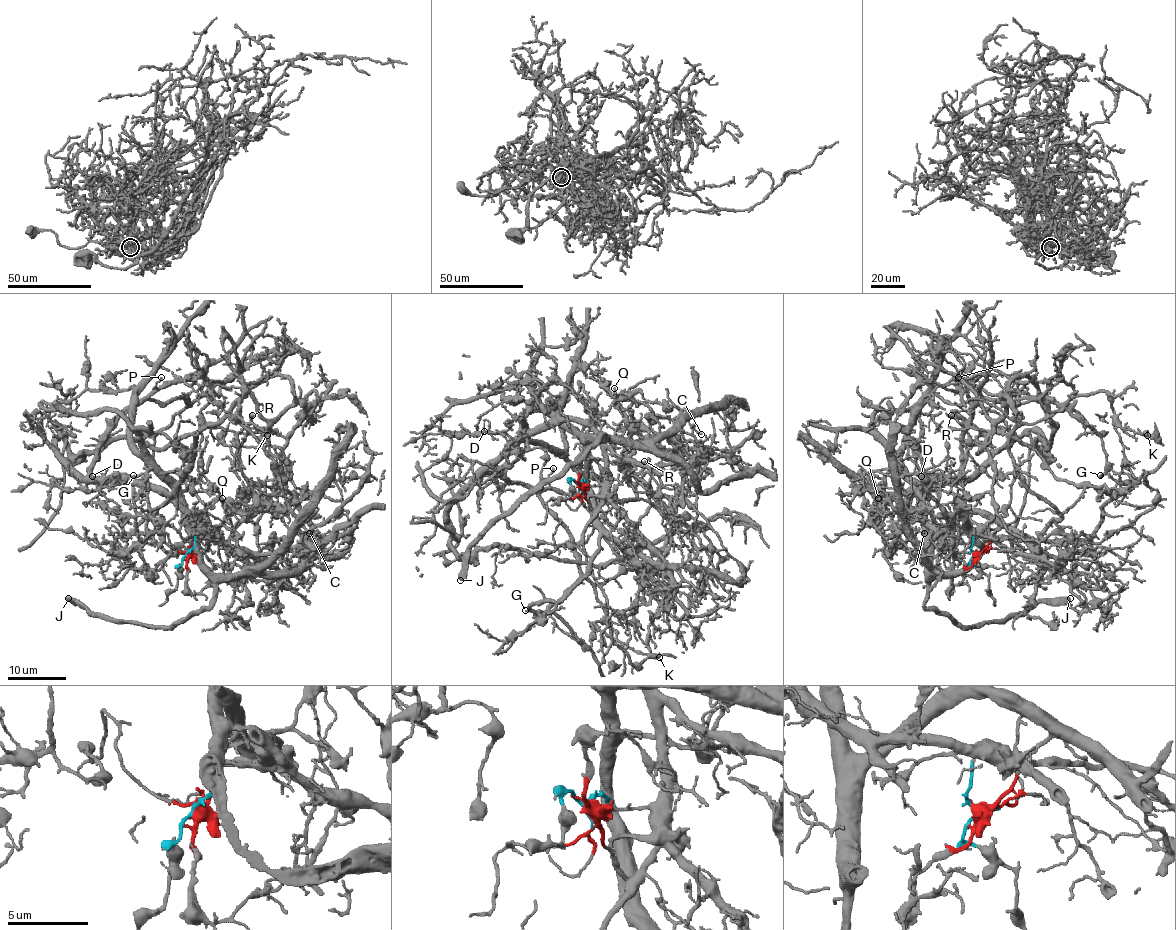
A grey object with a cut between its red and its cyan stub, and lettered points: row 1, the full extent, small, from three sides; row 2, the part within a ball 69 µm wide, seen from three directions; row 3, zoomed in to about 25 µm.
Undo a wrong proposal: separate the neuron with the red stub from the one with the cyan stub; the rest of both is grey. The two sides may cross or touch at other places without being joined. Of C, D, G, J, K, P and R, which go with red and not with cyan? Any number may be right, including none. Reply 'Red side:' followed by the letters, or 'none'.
Red side: C, J

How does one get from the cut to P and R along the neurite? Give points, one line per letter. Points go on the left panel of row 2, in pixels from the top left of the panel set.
P: (187, 553), (199, 532), (213, 532), (196, 514), (153, 489), (91, 476), (98, 440), (156, 389), (161, 377)
R: (187, 553), (199, 532), (213, 529), (253, 552), (289, 546), (291, 530), (250, 494), (231, 447), (253, 415)

